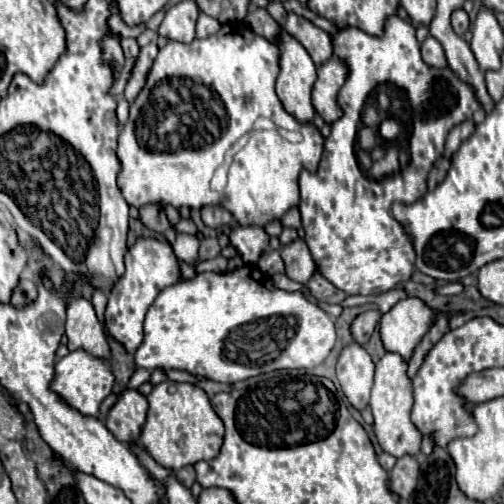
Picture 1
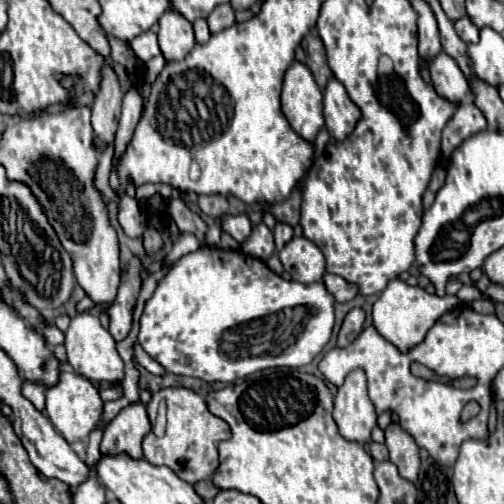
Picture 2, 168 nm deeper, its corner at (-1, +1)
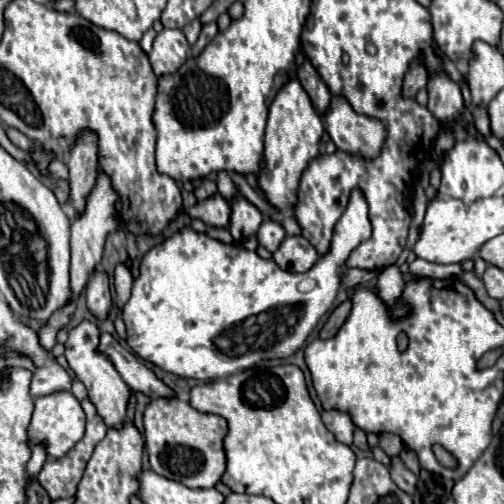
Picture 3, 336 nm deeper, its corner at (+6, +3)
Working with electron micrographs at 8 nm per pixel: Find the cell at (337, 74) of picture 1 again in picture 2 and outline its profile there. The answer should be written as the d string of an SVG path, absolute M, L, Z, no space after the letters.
M335 76L329 78L327 88L323 90L323 116L327 130L335 140L343 140L361 116L359 108L347 96L345 86Z

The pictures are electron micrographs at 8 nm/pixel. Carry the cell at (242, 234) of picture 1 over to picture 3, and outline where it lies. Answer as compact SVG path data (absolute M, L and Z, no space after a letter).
M216 192L216 196L210 196L208 200L196 202L192 208L188 208L191 219L202 220L204 224L228 228L230 222L230 204Z

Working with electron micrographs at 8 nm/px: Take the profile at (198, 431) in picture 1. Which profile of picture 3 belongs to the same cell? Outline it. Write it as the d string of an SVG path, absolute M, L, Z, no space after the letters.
M154 398L144 410L146 450L156 474L182 482L188 488L214 488L226 472L224 438L228 424L222 416L194 410L178 398Z

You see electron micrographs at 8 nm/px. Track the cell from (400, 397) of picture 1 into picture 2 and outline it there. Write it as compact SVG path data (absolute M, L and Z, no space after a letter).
M391 422L385 428L385 446L389 450L389 460L397 464L401 476L415 482L421 464L415 438L411 438L411 434L407 434L407 430L399 426L399 422Z

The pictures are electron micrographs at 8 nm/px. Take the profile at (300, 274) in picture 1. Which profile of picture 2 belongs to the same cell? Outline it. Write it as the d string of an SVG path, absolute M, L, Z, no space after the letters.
M293 238L279 252L283 268L291 274L293 280L303 284L315 284L325 274L323 252L307 238Z

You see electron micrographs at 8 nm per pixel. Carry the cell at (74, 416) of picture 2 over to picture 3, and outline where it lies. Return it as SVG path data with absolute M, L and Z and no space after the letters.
M56 392L50 396L36 398L34 404L34 414L28 426L28 446L44 444L44 450L50 458L64 456L84 436L86 416L80 402L72 396L72 392Z

